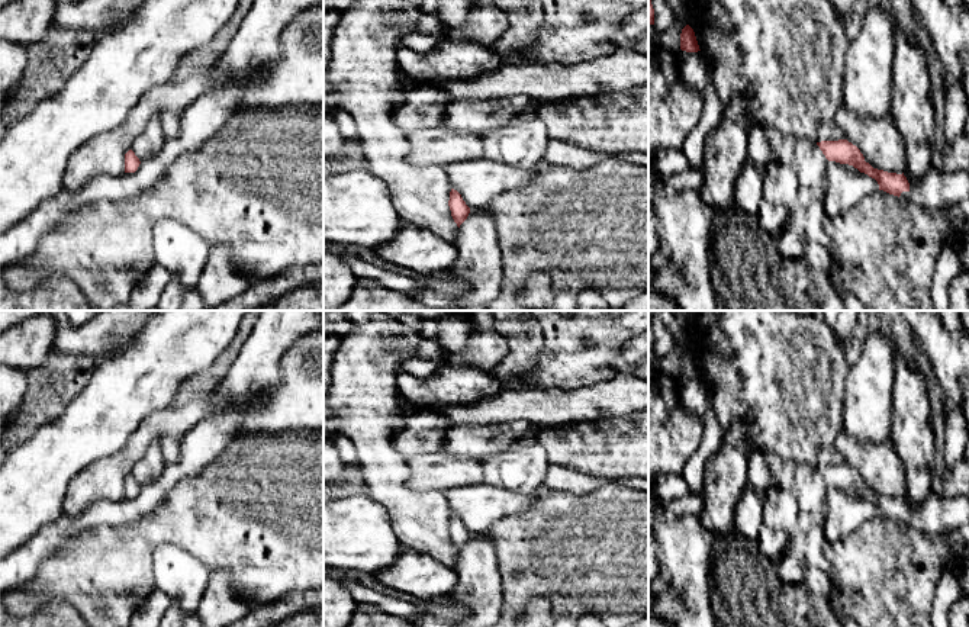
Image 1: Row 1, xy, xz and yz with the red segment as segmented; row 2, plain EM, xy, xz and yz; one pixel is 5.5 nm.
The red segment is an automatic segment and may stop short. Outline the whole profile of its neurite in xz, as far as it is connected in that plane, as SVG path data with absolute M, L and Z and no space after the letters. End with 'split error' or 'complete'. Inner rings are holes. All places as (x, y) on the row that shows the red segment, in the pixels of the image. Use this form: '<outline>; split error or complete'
M451 189L451 192L450 192L448 206L450 206L451 216L453 216L454 222L460 228L460 225L469 216L470 208L466 205L466 202L461 197L461 194L454 189Z; complete

